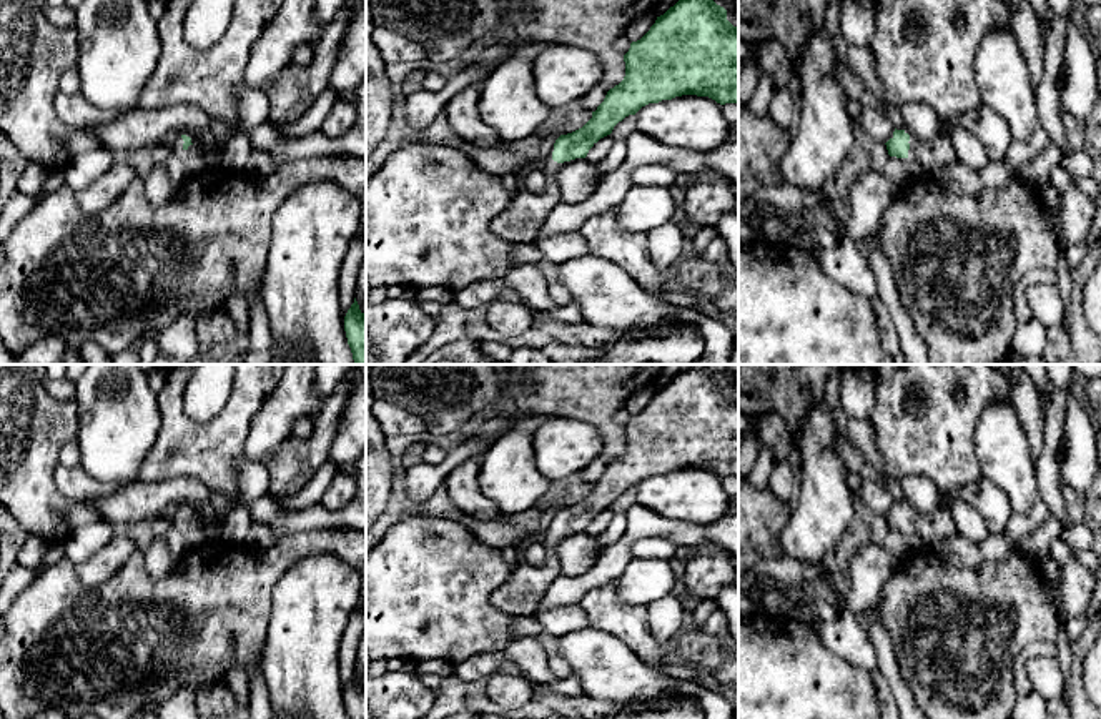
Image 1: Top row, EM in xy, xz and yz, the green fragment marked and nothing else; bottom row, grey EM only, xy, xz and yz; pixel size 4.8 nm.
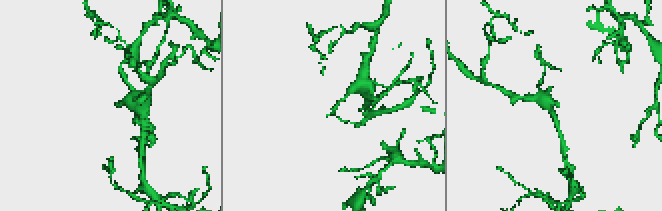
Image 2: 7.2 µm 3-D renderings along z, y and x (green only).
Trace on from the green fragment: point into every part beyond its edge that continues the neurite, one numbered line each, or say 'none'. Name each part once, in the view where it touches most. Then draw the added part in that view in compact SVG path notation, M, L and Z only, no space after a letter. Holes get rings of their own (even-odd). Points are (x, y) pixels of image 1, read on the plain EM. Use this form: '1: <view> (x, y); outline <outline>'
1: xy (178, 518); outline M178 509L176 511L176 514L175 514L175 528L178 528L178 529L181 529L181 531L193 531L193 529L196 529L196 524L195 524L195 519L193 518L190 518L186 523L183 521L183 511L181 509Z

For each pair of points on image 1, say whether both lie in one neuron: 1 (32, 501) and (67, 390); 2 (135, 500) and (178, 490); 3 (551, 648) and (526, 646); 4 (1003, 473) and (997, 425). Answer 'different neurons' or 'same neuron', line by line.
1: different neurons
2: same neuron
3: different neurons
4: same neuron

